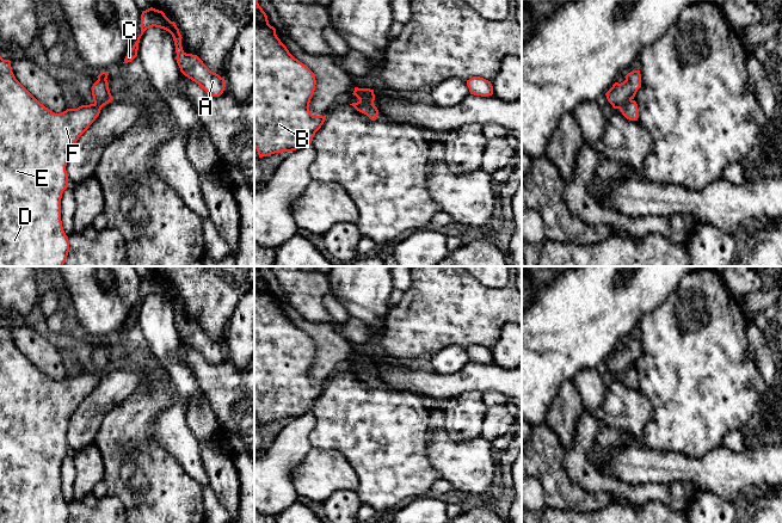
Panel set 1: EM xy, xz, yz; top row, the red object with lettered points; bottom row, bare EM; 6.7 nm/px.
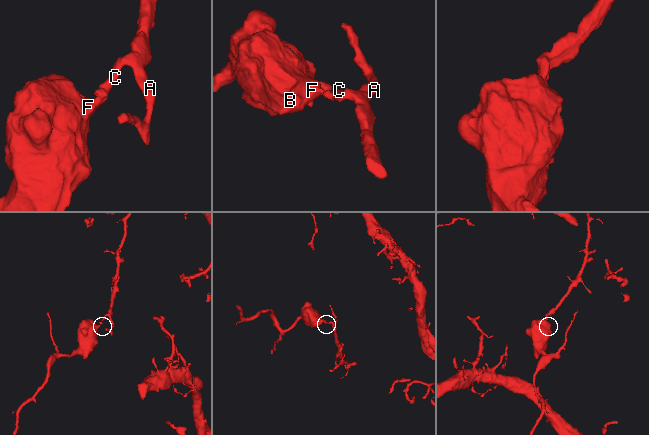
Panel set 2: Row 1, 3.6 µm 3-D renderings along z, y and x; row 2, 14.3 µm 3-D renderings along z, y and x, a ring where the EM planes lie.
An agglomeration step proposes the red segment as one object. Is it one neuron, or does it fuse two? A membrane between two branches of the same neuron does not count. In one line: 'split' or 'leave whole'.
split

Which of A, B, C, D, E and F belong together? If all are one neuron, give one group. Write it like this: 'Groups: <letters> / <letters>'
Groups: A C / B D E F

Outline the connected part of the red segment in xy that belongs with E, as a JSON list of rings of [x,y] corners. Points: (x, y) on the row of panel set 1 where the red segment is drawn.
[[[0,57],[0,266],[63,266],[69,252],[61,221],[68,155],[101,107],[94,103],[55,113],[16,79],[11,61]]]

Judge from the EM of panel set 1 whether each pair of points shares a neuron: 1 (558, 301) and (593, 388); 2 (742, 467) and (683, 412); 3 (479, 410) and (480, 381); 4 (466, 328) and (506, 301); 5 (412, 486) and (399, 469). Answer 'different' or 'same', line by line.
1: different
2: different
3: different
4: same
5: same

